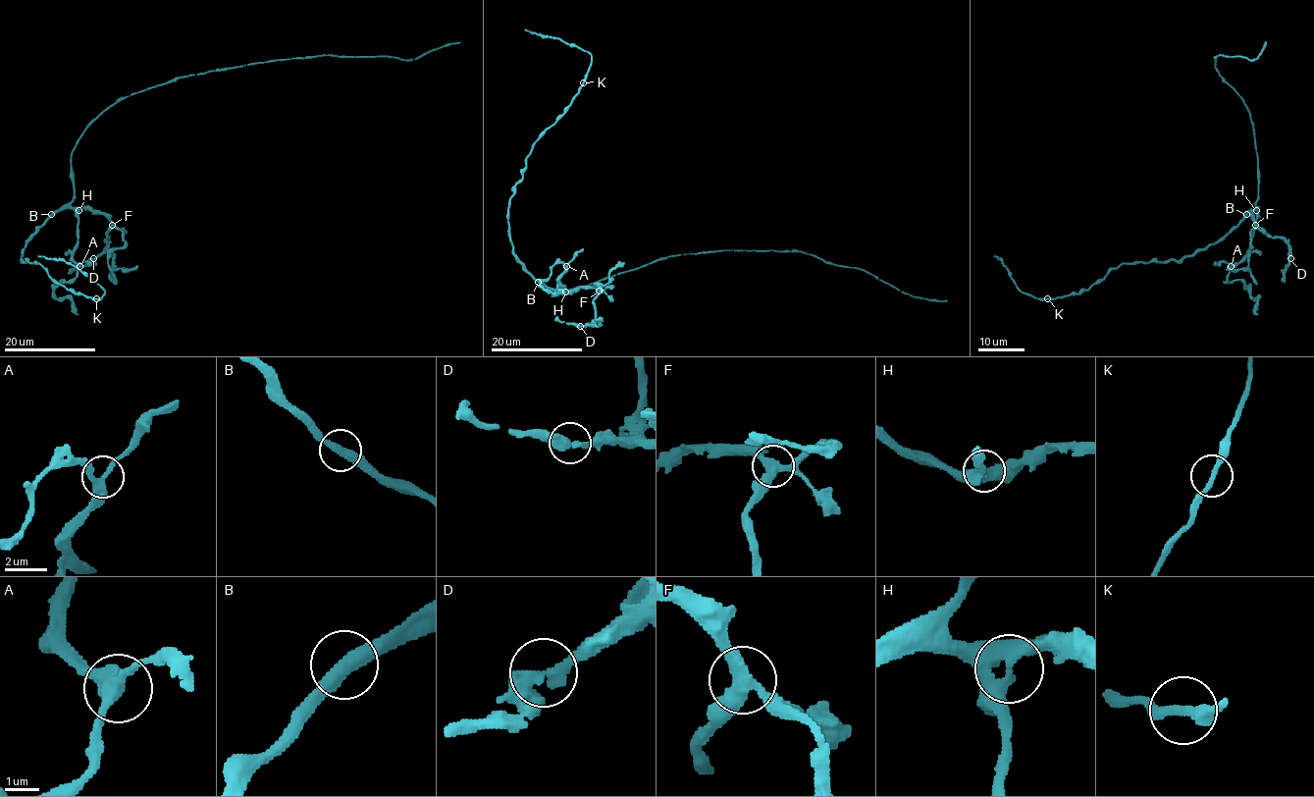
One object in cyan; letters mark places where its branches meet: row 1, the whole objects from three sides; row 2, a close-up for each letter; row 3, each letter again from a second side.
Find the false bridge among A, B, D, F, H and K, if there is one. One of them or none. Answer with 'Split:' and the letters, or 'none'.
Split: none

